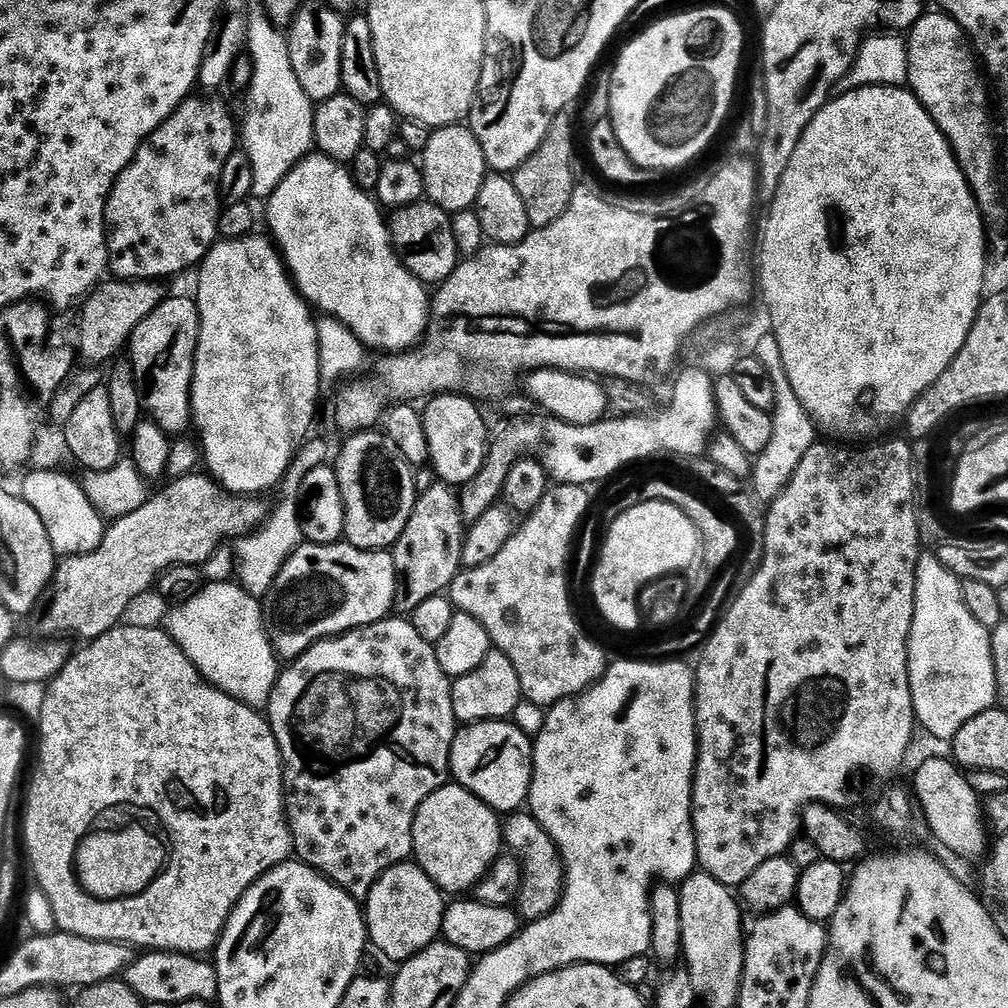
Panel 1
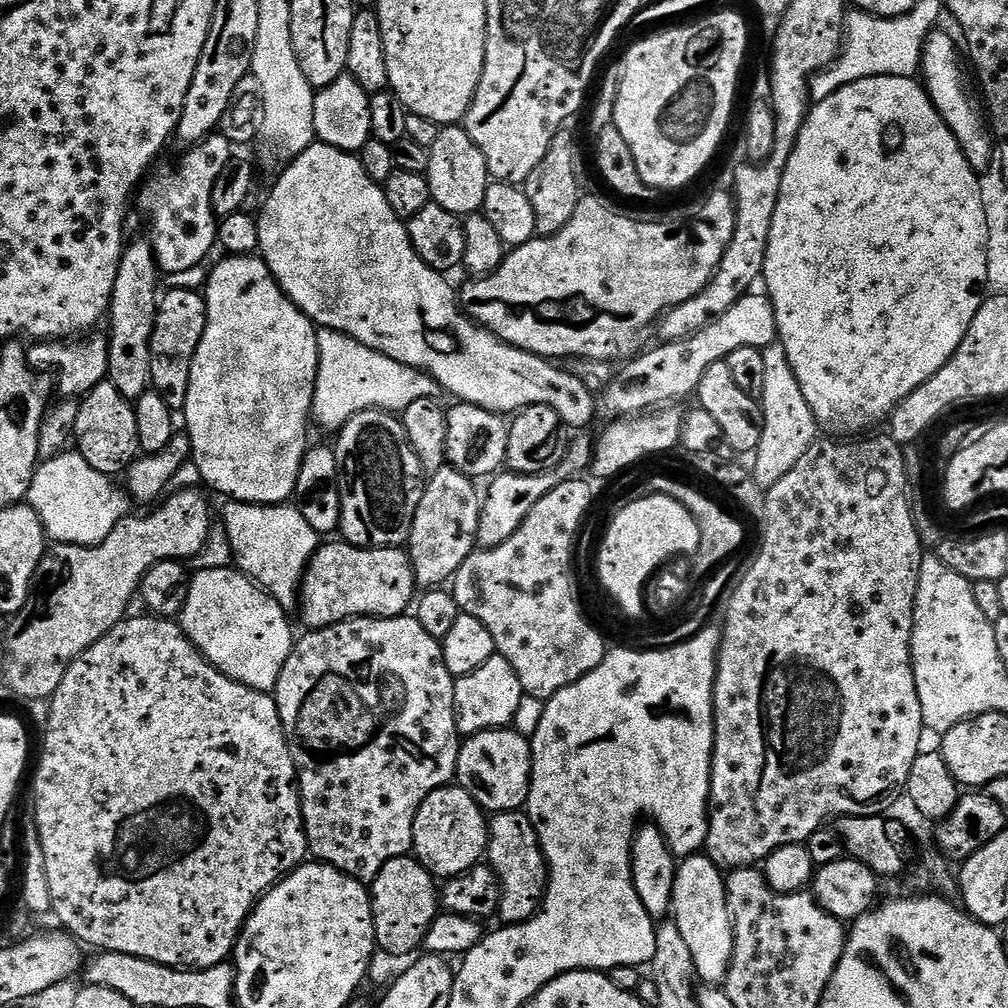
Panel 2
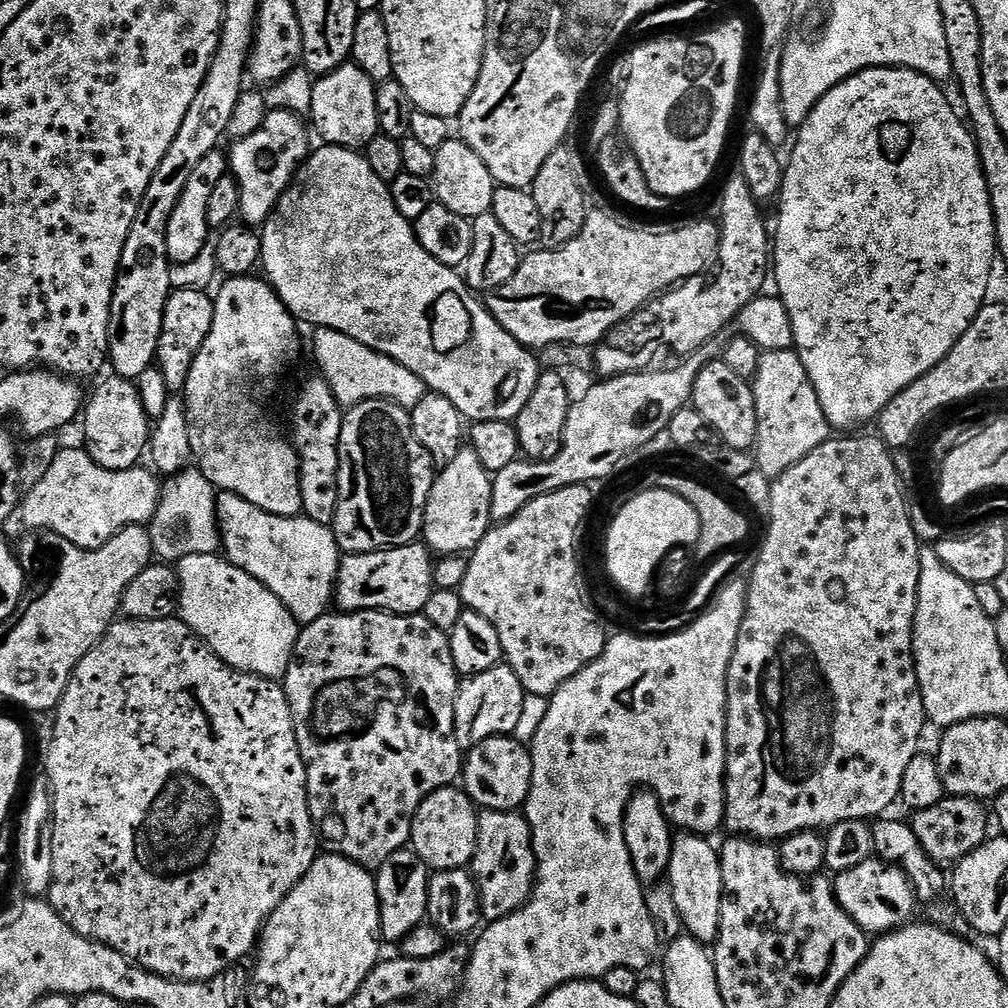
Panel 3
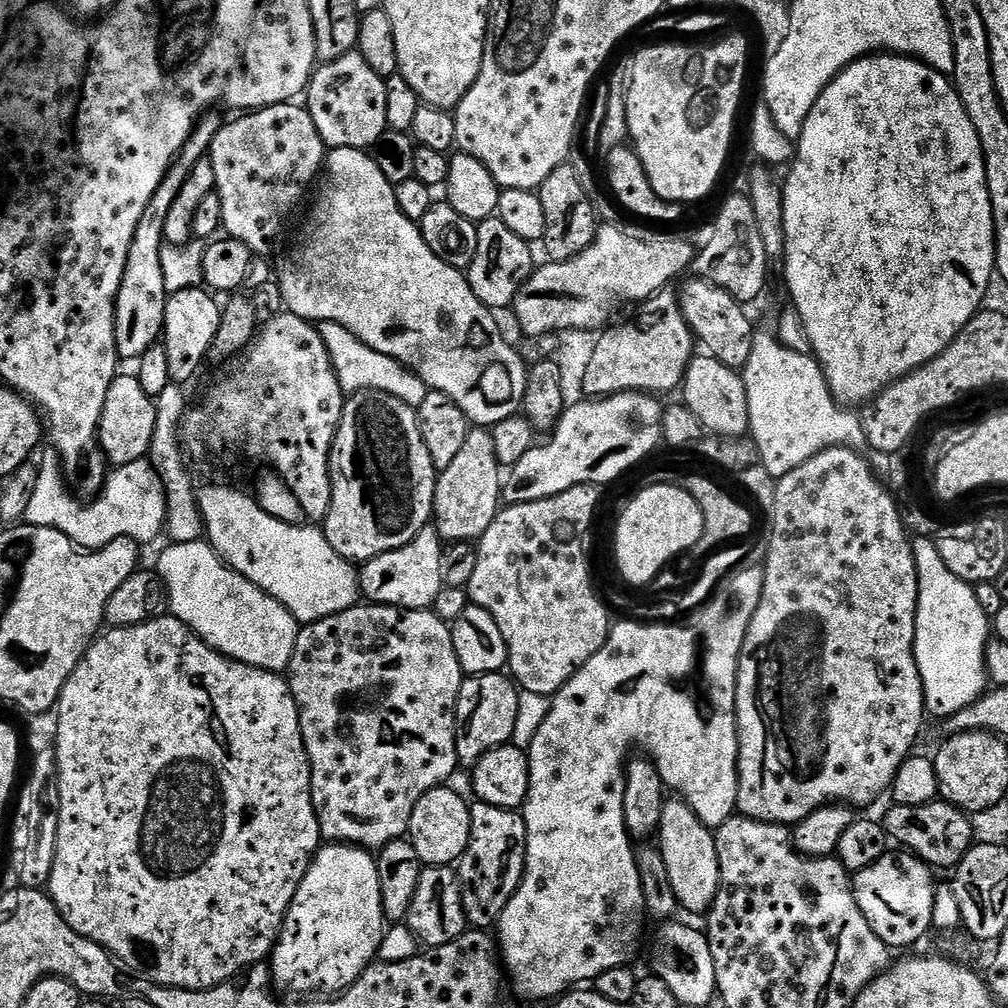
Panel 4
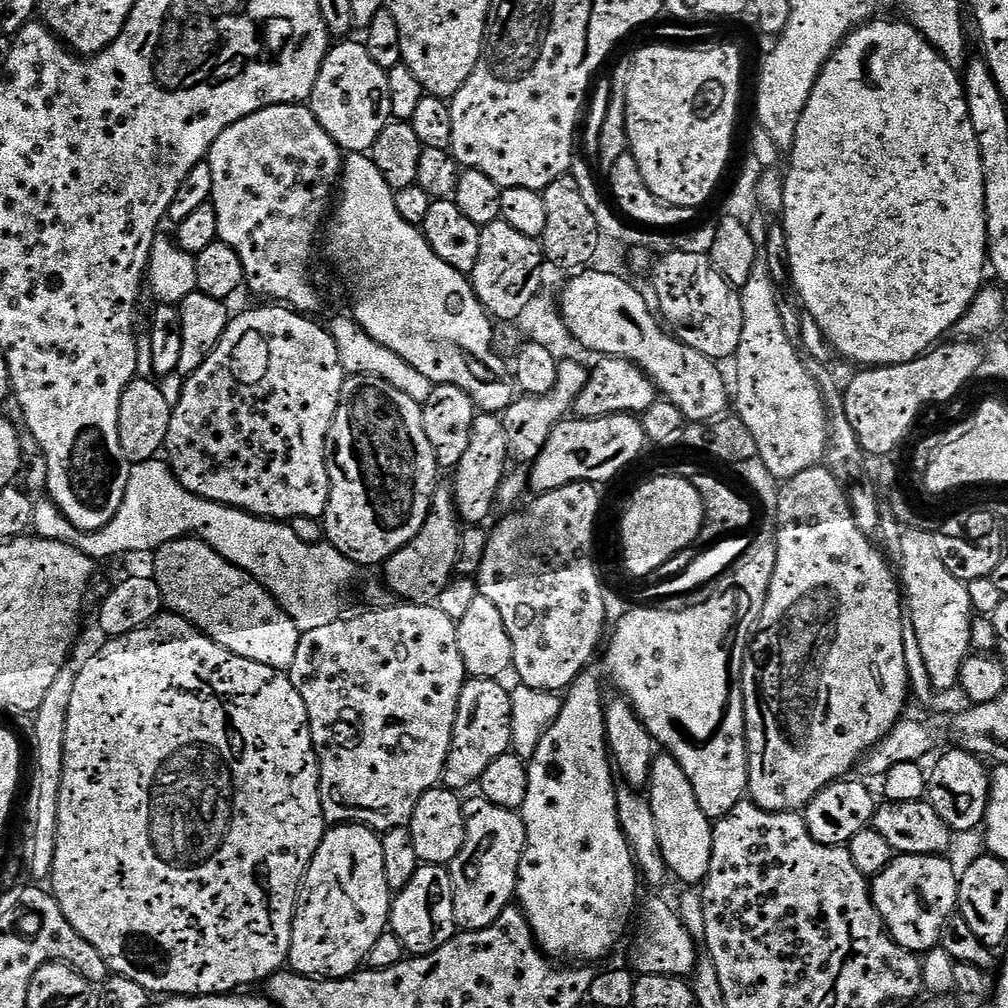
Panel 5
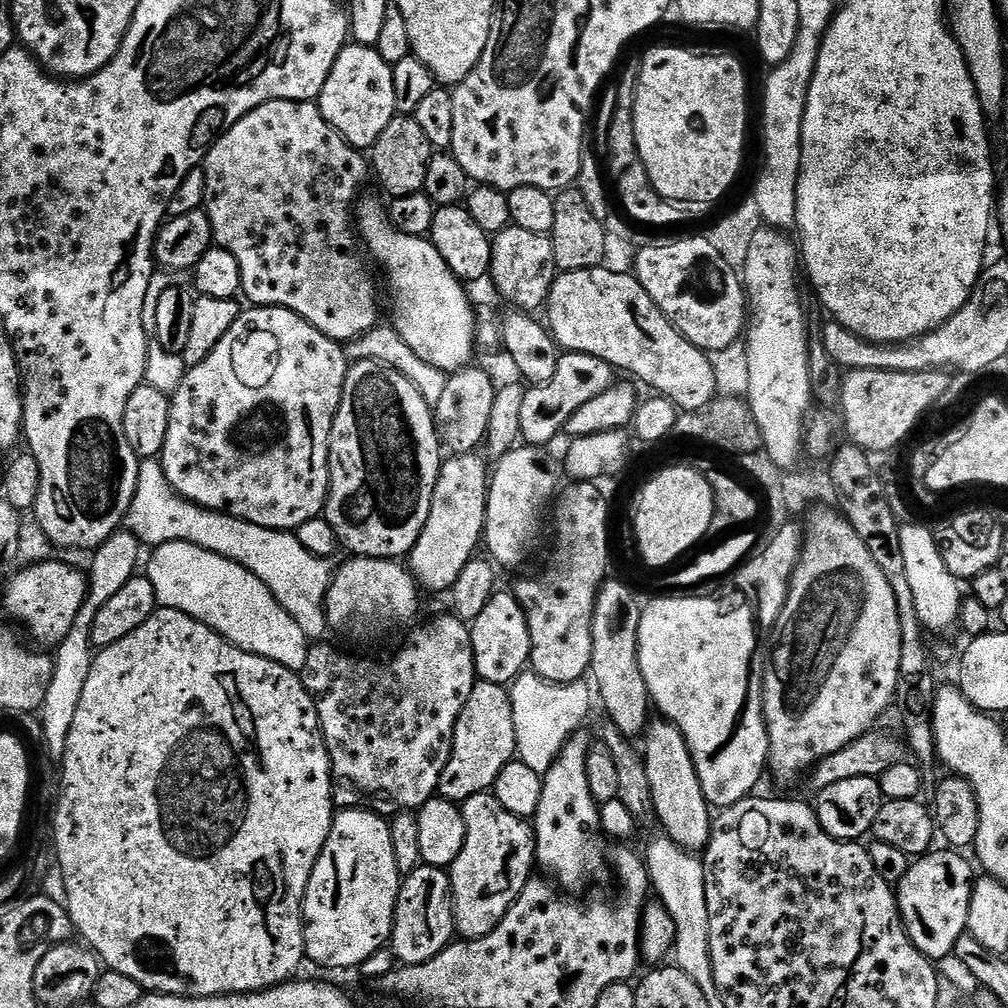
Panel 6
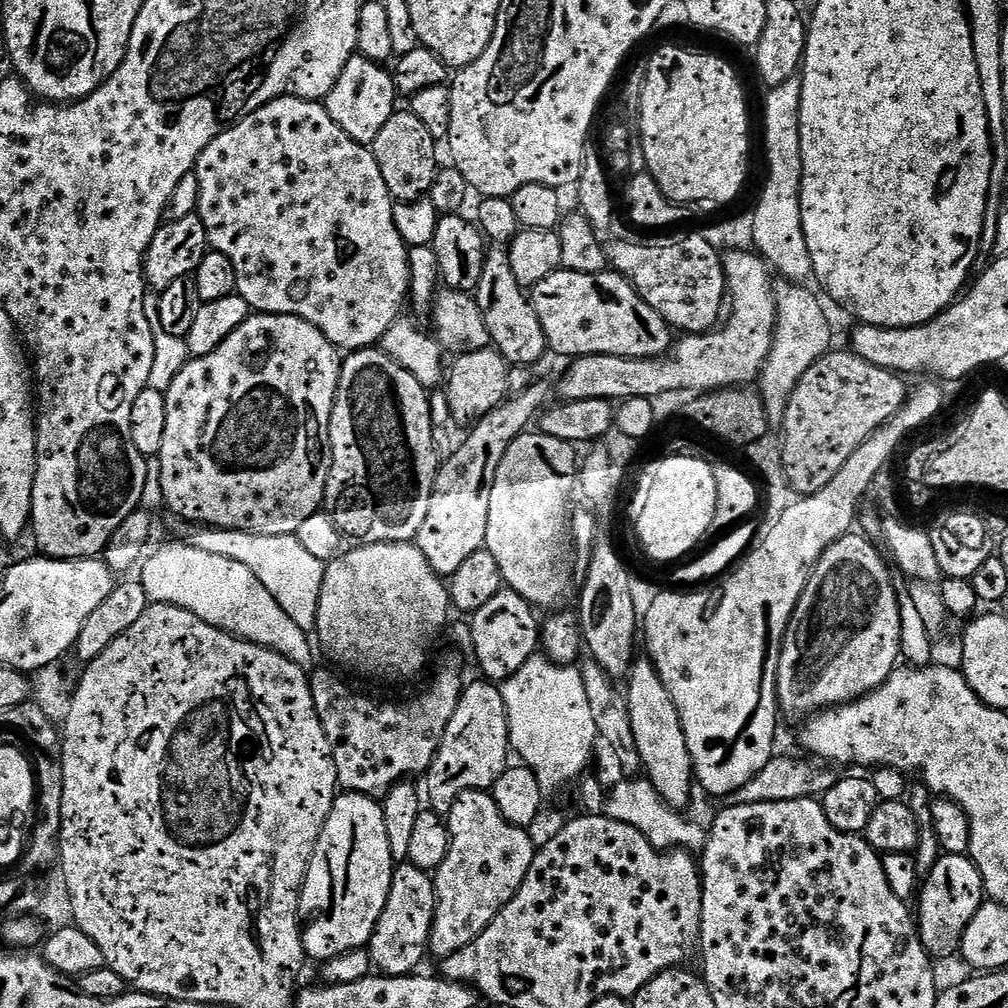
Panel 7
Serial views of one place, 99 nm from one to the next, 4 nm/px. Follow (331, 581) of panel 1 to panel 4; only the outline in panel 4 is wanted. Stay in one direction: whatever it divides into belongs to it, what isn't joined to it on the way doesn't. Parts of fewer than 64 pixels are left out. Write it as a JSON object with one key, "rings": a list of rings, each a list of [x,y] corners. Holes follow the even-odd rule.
{"rings":[[[429,526],[423,528],[406,546],[402,546],[398,550],[390,550],[386,554],[375,556],[374,559],[367,561],[359,569],[360,591],[363,599],[373,604],[385,604],[391,608],[431,609],[436,603],[438,594],[446,587],[446,580],[444,580],[444,548],[446,548],[445,541],[441,540],[435,527]]]}

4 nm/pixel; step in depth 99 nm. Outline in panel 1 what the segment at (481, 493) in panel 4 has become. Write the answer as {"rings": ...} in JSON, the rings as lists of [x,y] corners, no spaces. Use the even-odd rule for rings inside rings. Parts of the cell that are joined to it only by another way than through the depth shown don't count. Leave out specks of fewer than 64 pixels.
{"rings":[[[432,482],[425,492],[423,489],[417,495],[406,530],[402,530],[402,538],[390,549],[400,587],[394,605],[397,613],[410,614],[414,606],[426,602],[426,598],[447,593],[462,570],[466,519],[460,513],[459,498],[452,492],[455,491],[443,482]]]}

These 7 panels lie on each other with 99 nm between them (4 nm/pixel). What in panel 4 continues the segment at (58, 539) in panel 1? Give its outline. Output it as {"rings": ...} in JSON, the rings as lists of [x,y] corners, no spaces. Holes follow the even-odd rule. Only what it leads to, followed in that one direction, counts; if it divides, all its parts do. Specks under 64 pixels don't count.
{"rings":[[[48,450],[44,456],[44,461],[39,461],[38,467],[39,472],[34,494],[31,495],[30,506],[27,507],[24,516],[27,523],[34,526],[50,526],[54,530],[66,534],[66,538],[70,538],[85,550],[104,548],[118,538],[130,538],[141,546],[147,546],[151,540],[156,540],[159,536],[161,538],[165,531],[167,494],[164,492],[162,478],[155,472],[155,468],[148,458],[113,467],[108,473],[108,478],[105,480],[104,488],[100,491],[99,496],[85,504],[81,503],[65,484],[64,473],[55,451]]]}

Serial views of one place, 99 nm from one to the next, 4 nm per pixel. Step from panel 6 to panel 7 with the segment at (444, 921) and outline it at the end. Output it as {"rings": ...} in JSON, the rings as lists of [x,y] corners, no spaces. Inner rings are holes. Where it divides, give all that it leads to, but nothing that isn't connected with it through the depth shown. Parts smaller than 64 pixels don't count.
{"rings":[[[410,862],[397,867],[392,873],[392,886],[382,918],[376,924],[376,933],[370,941],[372,963],[383,975],[406,976],[416,968],[430,952],[432,923],[436,918],[436,882],[425,869],[416,868]]]}

